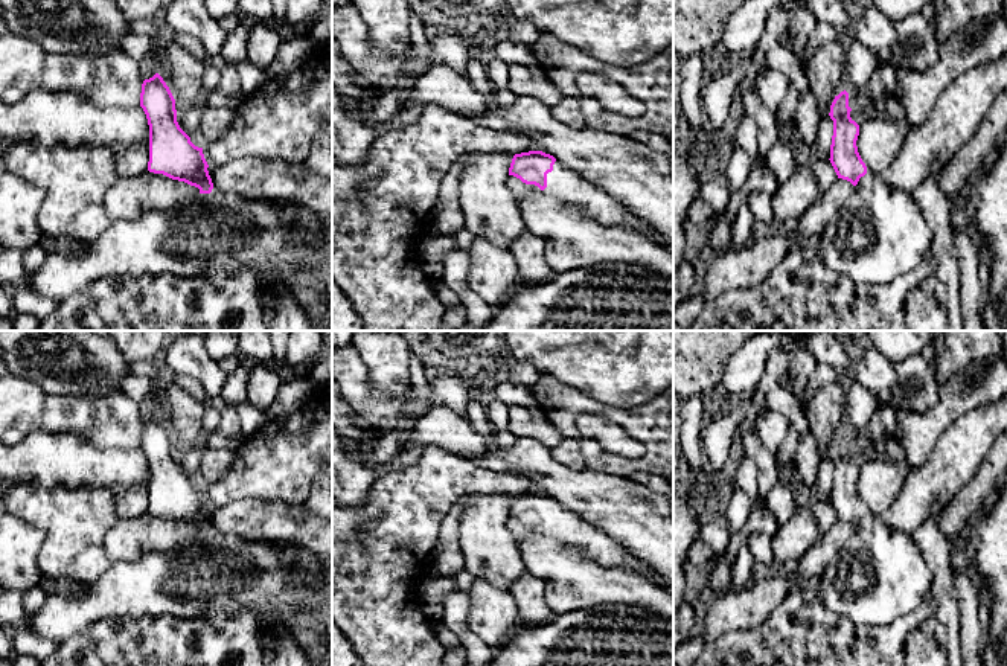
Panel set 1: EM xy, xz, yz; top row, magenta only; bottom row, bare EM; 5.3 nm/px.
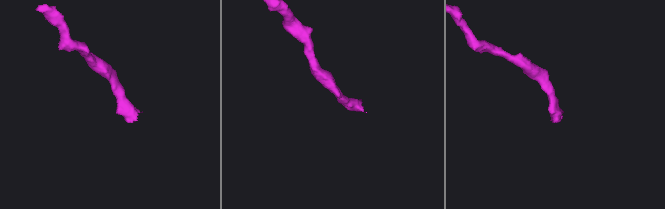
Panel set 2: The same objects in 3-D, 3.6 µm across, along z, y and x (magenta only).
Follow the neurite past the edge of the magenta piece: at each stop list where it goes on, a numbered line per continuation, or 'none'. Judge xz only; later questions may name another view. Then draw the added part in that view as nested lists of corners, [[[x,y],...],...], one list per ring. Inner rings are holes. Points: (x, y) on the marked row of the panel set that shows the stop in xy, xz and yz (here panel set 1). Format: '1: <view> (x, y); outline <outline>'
1: xz (564, 183); outline [[[559,160],[555,162],[553,171],[547,174],[547,187],[544,191],[535,184],[523,183],[513,175],[509,175],[507,186],[518,203],[530,192],[541,192],[559,201],[580,206],[585,215],[603,226],[632,229],[664,247],[673,248],[673,242],[660,235],[649,221],[632,213],[622,201],[608,195],[591,180]]]

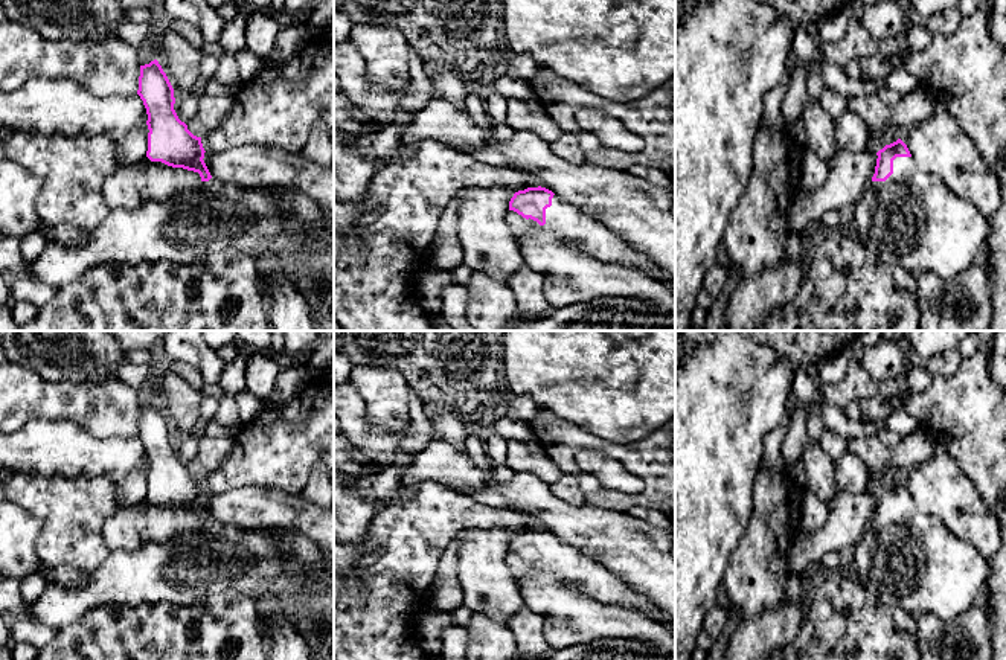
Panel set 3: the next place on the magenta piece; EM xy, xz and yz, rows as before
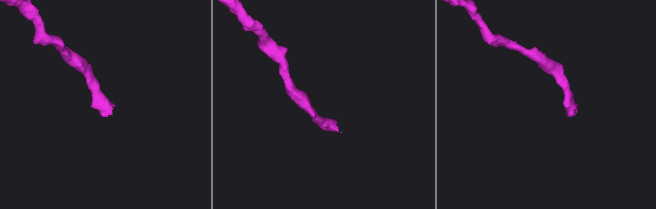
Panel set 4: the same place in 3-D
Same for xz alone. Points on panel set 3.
1: xz (564, 220); outline [[[553,195],[552,206],[546,209],[546,224],[526,219],[508,210],[506,223],[521,247],[521,236],[538,229],[565,241],[575,241],[579,248],[604,262],[634,267],[654,279],[675,288],[675,279],[663,271],[648,255],[630,245],[620,235],[602,226],[593,215],[559,195]]]

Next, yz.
1: yz (913, 220); outline [[[896,157],[893,174],[886,181],[869,181],[855,204],[854,233],[872,245],[879,259],[899,265],[913,274],[933,271],[942,279],[953,279],[976,262],[979,250],[986,244],[991,224],[969,201],[953,192],[937,175],[921,171],[911,157]]]

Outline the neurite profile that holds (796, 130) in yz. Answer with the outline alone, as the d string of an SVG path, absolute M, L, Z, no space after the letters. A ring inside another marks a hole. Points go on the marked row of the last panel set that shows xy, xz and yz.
M800 120L787 122L785 131L794 139L794 142L802 148L808 148L808 137L805 133L805 127Z

